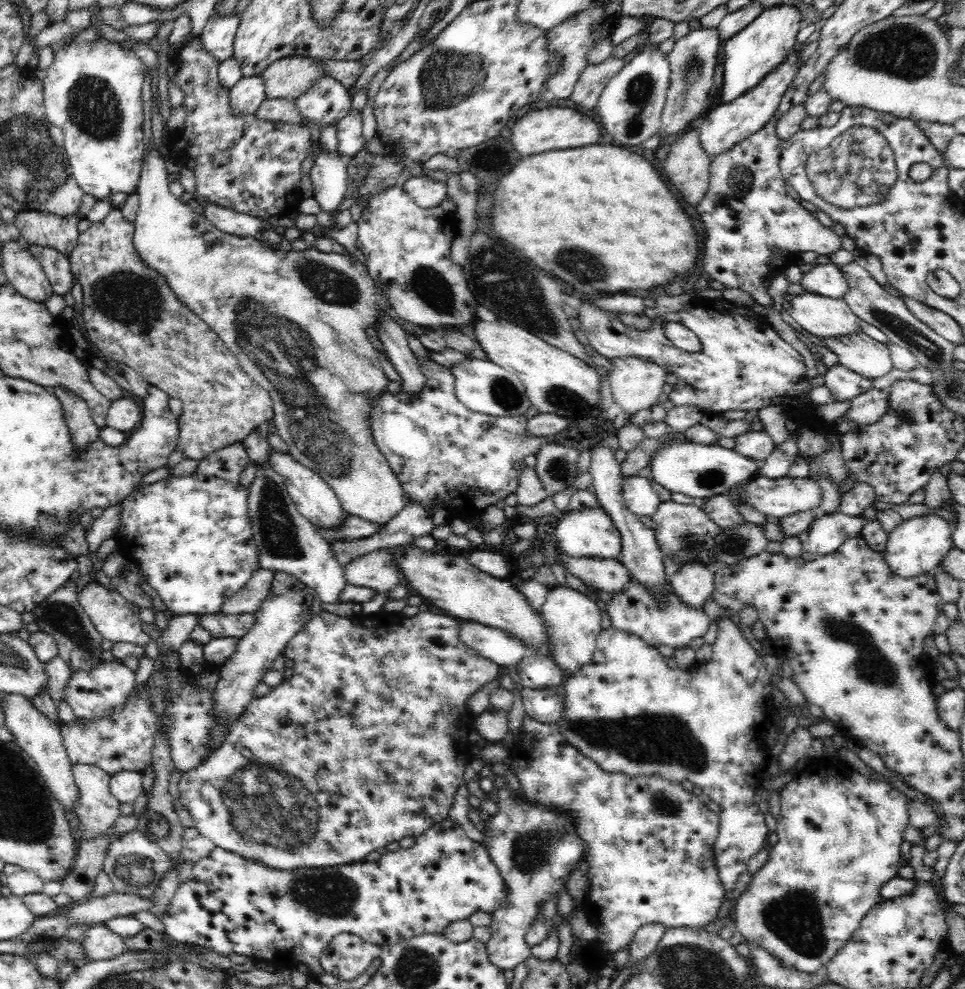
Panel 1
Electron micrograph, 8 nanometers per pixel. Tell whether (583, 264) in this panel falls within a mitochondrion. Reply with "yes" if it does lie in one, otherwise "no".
yes

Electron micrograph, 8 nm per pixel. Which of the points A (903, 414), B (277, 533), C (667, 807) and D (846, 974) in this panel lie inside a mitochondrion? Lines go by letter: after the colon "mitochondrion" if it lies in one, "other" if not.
A: mitochondrion
B: mitochondrion
C: mitochondrion
D: other

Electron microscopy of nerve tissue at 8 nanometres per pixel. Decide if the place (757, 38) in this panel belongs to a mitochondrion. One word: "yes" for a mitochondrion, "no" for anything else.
no

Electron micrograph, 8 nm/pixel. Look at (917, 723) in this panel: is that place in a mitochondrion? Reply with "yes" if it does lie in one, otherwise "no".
no

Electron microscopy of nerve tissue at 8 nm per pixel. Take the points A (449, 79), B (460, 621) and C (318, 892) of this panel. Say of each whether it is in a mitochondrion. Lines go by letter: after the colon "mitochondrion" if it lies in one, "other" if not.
A: mitochondrion
B: other
C: mitochondrion

